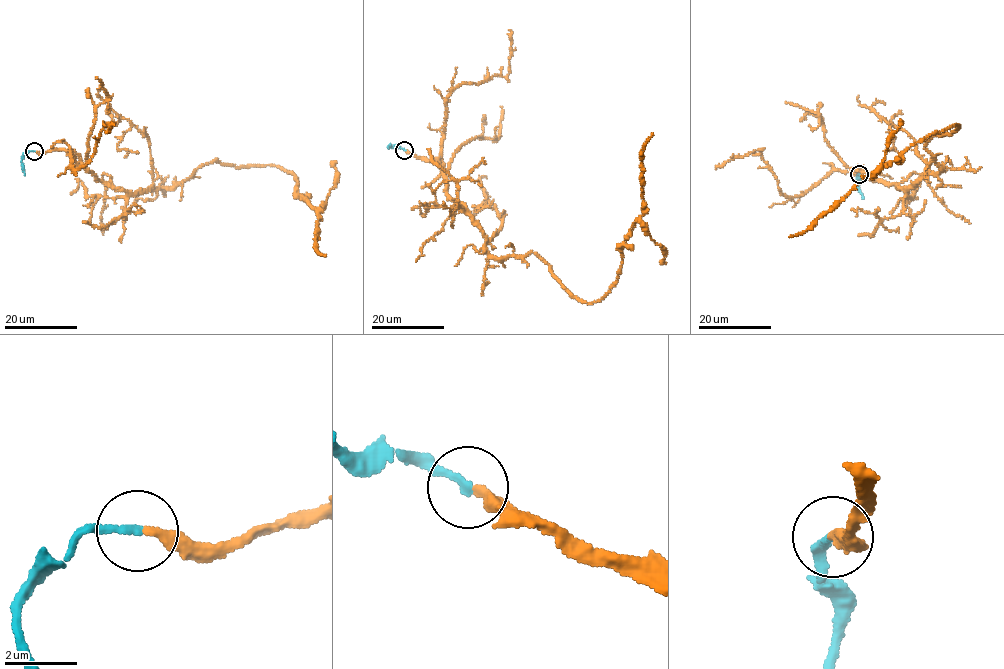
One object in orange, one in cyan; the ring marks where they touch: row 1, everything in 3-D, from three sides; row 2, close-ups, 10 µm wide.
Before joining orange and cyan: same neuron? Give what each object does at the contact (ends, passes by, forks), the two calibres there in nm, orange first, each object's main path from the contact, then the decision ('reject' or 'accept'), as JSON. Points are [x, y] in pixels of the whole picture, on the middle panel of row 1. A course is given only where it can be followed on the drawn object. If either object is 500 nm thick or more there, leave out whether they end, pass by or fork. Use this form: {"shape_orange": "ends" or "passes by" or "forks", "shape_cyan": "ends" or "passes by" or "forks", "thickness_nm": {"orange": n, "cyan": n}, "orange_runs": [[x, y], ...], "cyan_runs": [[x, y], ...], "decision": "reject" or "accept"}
{"shape_orange": "ends", "shape_cyan": "ends", "thickness_nm": {"orange": 300, "cyan": 200}, "orange_runs": [[405, 149], [443, 164], [447, 193], [489, 253], [534, 252], [594, 302], [643, 212], [639, 155], [652, 133]], "cyan_runs": [[404, 149], [389, 144], [388, 148]], "decision": "accept"}

